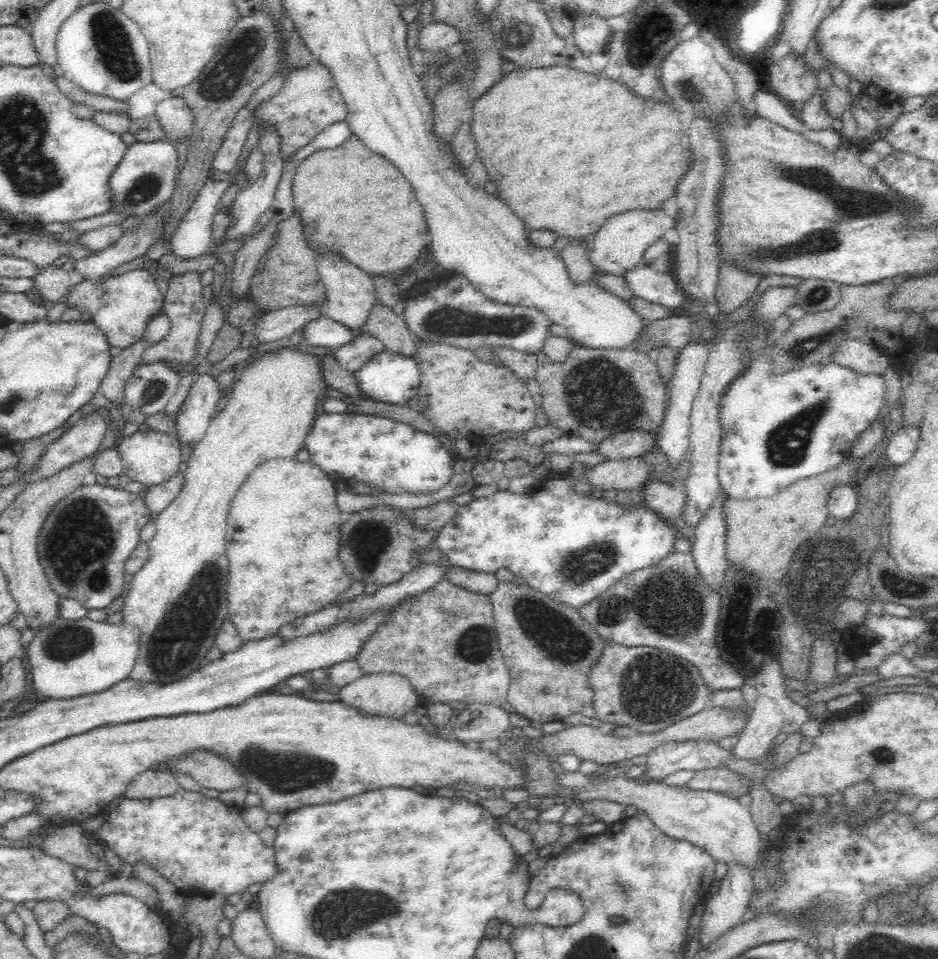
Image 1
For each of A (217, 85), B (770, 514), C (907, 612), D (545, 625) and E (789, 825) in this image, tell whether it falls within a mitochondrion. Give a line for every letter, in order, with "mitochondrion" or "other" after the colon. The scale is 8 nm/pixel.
A: mitochondrion
B: other
C: other
D: mitochondrion
E: other

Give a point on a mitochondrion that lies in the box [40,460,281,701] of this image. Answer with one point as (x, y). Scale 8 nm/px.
(78, 545)

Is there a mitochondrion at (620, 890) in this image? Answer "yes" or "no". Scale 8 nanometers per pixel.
yes

